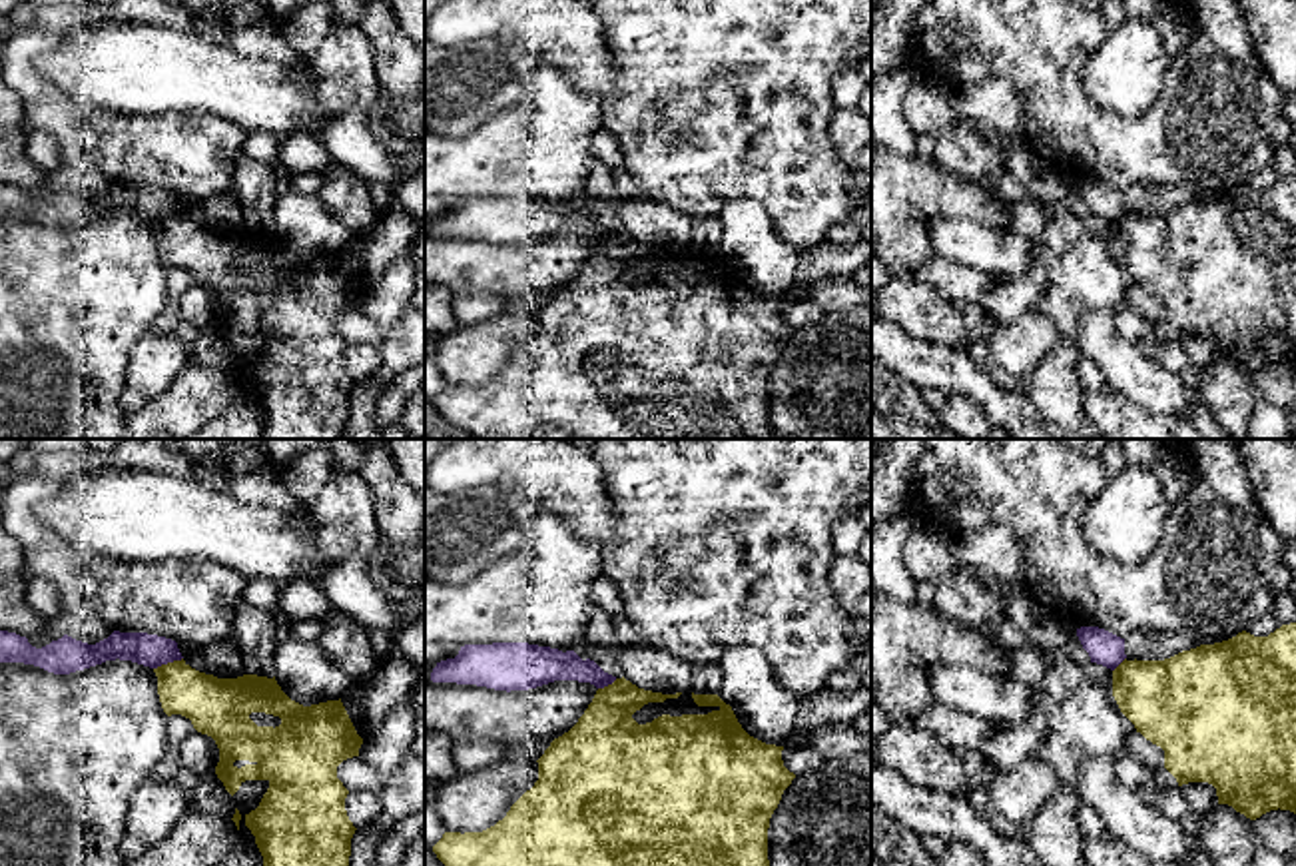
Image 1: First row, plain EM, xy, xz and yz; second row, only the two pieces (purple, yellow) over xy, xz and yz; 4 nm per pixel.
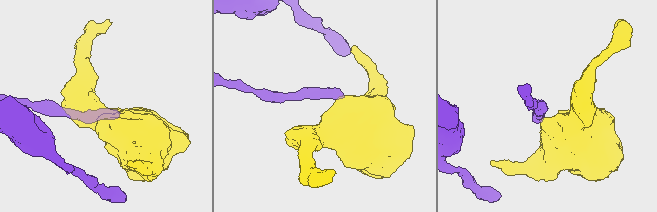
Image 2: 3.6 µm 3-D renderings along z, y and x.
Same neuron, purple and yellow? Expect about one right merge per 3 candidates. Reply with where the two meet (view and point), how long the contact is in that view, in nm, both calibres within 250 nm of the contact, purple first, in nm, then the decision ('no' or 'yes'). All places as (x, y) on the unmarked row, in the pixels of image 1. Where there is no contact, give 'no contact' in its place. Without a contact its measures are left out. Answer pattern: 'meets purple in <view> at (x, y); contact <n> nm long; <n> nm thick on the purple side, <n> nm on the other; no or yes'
meets purple in xy at (168, 214); contact 130 nm long; 130 nm thick on the purple side, 220 nm on the other; no

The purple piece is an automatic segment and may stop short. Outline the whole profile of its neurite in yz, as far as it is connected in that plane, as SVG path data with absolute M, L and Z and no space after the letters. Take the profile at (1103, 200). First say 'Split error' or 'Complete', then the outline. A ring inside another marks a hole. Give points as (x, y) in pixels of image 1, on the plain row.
Complete. M1081 180L1077 190L1083 202L1089 206L1091 216L1103 217L1115 223L1125 212L1125 192L1099 182L1099 180Z

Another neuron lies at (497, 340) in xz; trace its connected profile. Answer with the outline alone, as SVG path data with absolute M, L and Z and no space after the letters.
M506 307L490 319L443 335L435 359L445 385L483 385L494 379L536 333L536 311Z

